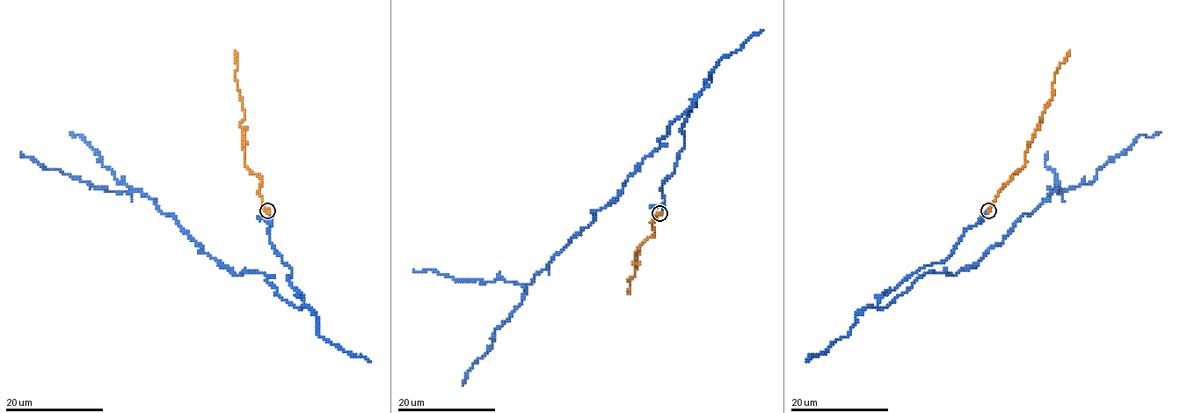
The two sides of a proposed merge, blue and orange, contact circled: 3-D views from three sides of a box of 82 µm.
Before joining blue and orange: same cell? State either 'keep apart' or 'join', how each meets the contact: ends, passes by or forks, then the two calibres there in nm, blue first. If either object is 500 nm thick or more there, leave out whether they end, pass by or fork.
join; blue ends there; orange ends there; 200 nm thick on the blue side, 340 nm on the other

